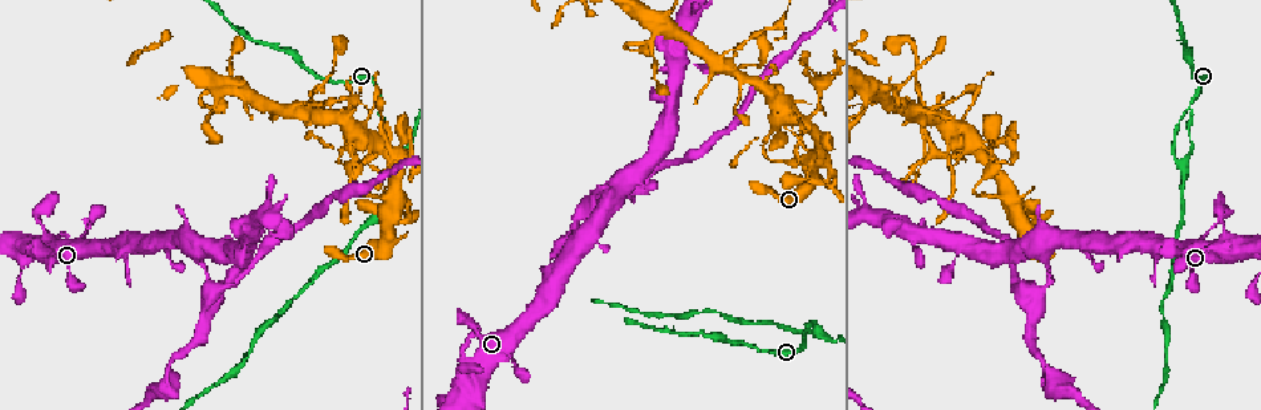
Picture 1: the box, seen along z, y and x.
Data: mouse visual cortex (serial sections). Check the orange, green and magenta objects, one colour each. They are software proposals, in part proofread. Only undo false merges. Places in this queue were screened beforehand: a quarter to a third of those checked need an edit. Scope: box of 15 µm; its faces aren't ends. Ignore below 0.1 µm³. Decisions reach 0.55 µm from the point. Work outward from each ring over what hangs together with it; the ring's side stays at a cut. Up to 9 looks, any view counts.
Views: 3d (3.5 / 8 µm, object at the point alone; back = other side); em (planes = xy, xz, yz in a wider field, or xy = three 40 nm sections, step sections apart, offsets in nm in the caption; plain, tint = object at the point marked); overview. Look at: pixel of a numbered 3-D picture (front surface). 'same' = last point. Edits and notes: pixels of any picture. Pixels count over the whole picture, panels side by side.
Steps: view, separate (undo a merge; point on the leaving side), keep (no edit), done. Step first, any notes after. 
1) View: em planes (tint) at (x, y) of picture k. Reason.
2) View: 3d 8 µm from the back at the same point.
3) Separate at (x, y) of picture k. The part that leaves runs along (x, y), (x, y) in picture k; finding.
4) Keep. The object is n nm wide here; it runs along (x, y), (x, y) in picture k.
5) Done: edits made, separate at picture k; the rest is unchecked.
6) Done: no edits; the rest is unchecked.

View: 3d 8 µm at (826, 184) of picture 1. Abrupt turn.

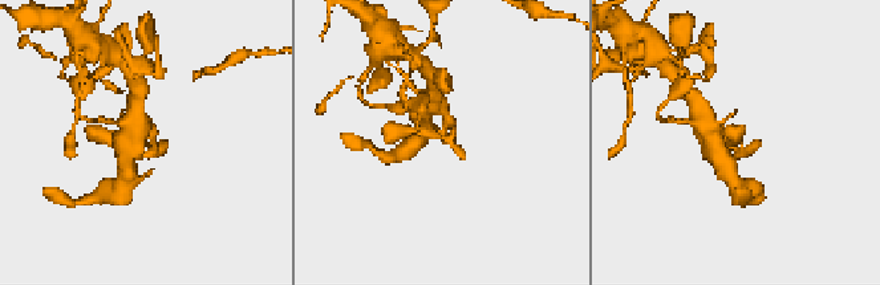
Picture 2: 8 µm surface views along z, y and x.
View: em xy step 2 (tint) at (742, 139) of picture 2.

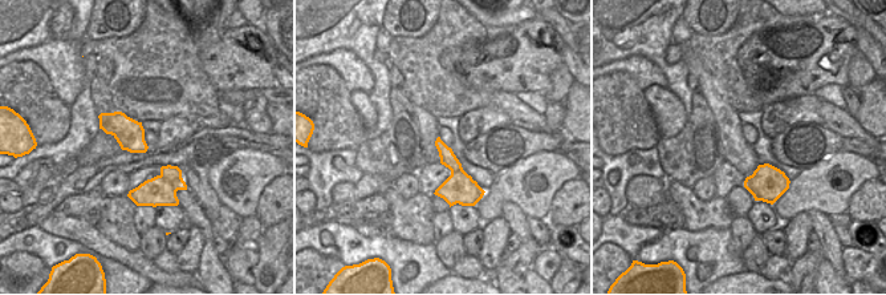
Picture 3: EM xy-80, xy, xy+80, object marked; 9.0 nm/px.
Keep. It runs along (438, 105), (447, 115), (442, 135), (404, 130) in picture 2; all the same cell.

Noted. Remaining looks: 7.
View: 3d 3.5 µm at (1180, 164) of picture 1. Branch point.

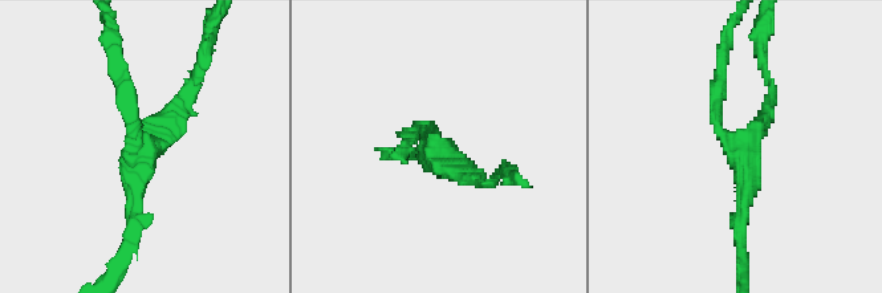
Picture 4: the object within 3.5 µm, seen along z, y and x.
View: em xy step 3 (tint) at (737, 148) of picture 4. 3 arms meet here; the arms are 200, 200, 200 nm wide; shape alone is not enough.

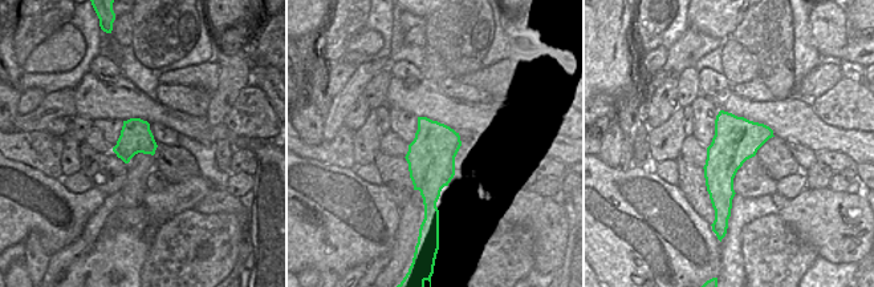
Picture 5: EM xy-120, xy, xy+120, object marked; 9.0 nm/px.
Keep. It runs along (722, 73), (715, 118), (748, 167), (742, 240) in picture 4; continuous, no second cell.

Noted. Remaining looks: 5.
View: 3d 3.5 µm at (379, 144) of picture 1. Sharp bend.

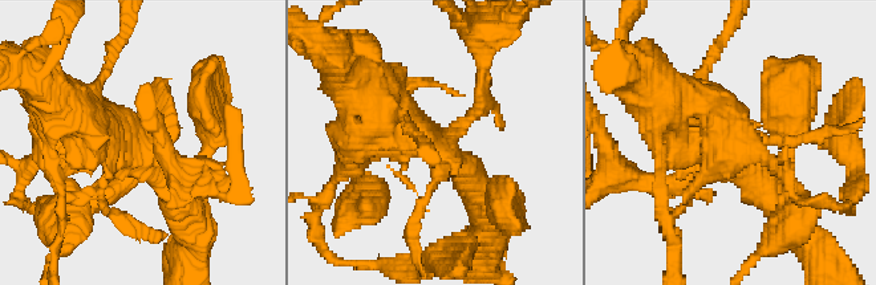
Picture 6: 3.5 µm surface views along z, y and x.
View: em xy step 1 (tint) at (442, 148) of picture 6. Now the EM.

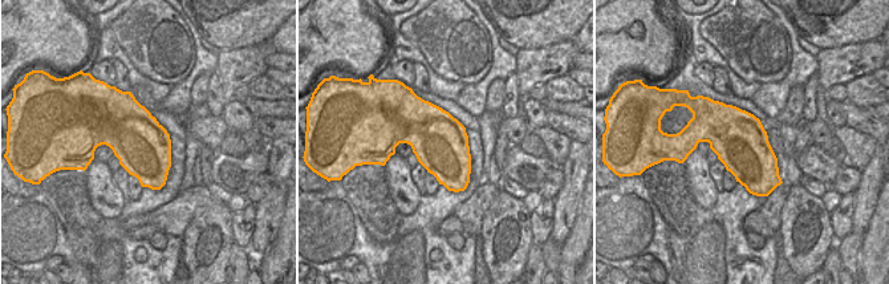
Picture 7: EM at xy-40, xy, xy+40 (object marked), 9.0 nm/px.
Separate at (677, 187) of picture 6. A second cell is stuck on.

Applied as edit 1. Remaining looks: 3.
View: overview.

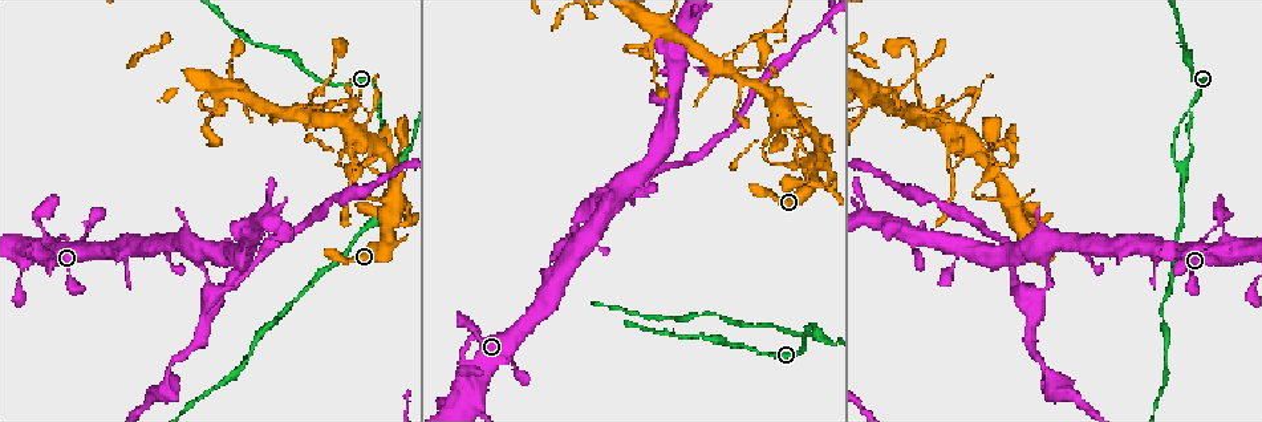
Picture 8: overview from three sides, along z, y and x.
View: 3d 3.5 µm at (909, 105) of picture 8.

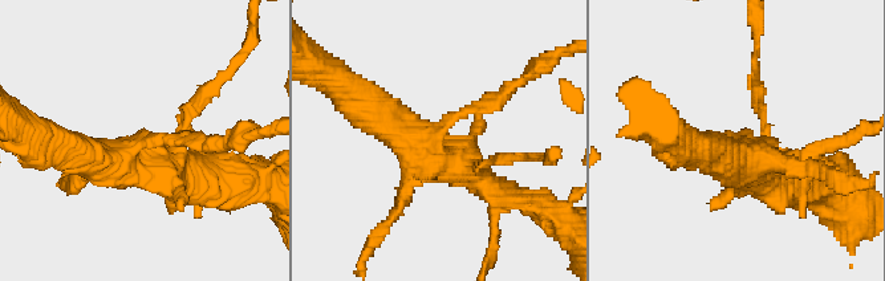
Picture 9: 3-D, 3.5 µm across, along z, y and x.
View: em planes (tint) at (437, 127) of picture 9.

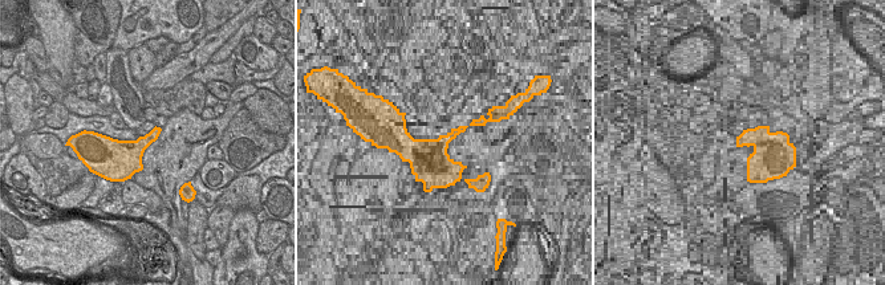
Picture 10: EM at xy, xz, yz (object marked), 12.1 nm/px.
Separate at (503, 97) of picture 9. The object is 280 nm wide here; the part that leaves runs along (463, 113), (479, 110), (565, 52) in picture 9; a second cell is stuck on.

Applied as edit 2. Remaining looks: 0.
Done: edits made, separate at picture 6, separate at picture 9; the rest is unchecked.

